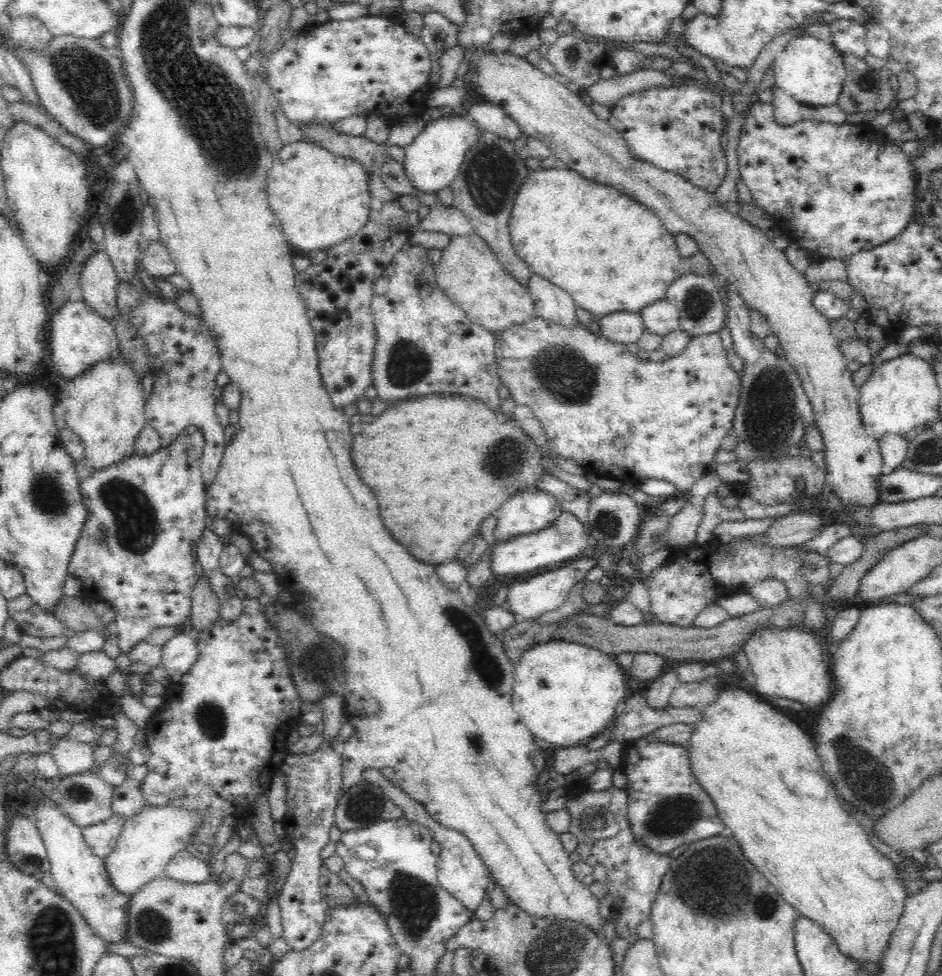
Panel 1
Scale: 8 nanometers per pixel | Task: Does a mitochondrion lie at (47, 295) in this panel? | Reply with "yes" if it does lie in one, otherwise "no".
no

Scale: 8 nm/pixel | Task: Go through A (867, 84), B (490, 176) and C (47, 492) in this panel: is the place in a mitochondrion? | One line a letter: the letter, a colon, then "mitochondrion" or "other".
A: mitochondrion
B: mitochondrion
C: mitochondrion

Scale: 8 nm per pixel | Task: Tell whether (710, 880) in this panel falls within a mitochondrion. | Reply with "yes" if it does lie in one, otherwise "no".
yes

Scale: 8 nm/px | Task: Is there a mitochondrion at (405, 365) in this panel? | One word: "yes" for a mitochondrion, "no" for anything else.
yes

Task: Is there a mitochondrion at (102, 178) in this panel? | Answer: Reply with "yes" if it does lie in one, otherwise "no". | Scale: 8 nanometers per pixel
no

